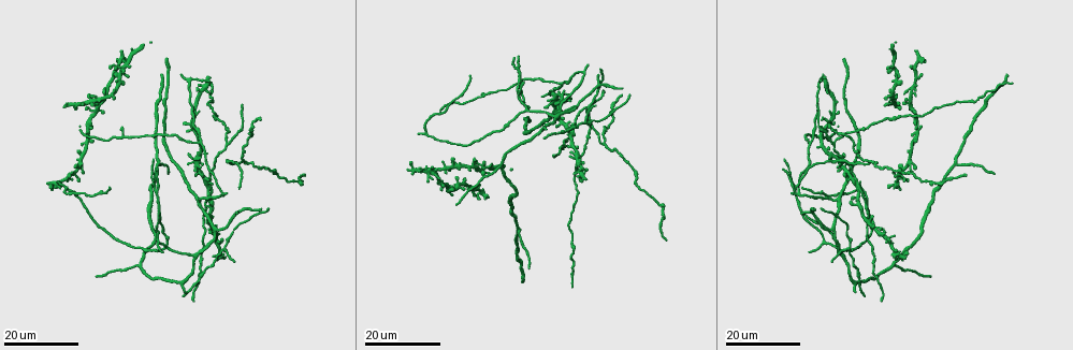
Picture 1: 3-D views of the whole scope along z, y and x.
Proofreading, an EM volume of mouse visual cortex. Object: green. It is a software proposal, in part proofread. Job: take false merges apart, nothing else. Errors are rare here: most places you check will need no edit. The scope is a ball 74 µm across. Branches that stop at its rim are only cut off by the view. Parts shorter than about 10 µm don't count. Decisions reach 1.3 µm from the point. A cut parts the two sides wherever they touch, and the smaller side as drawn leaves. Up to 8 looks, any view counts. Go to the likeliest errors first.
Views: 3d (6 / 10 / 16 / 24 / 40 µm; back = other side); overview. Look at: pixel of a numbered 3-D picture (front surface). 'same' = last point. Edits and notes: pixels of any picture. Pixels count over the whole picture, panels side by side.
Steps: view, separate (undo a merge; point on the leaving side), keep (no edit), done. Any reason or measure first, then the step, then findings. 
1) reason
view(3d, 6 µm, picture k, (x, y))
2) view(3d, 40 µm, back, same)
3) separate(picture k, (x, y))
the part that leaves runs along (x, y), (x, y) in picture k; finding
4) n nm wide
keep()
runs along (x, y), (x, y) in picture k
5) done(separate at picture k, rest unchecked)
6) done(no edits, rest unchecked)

three-way junction
view(3d, 24 µm, picture 1, (834, 143))

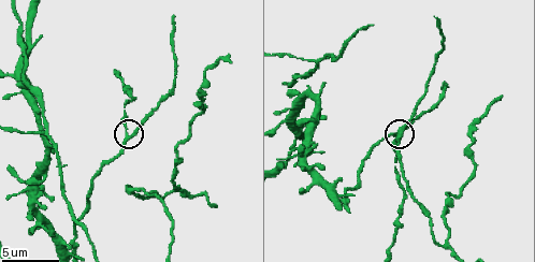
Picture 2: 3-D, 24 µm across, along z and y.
closer look
view(3d, 10 µm, picture 2, (128, 136))

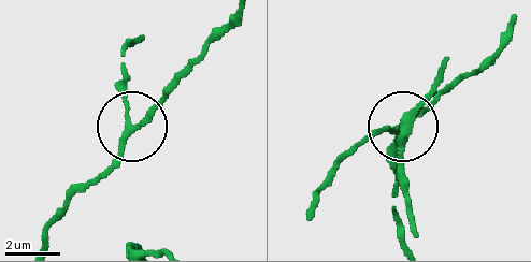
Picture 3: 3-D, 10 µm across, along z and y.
side arm 14 µm
keep()
runs along (311, 207), (343, 159), (445, 92) in picture 3; one cell here

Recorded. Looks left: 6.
branch point
view(3d, 10 µm, picture 2, (445, 245))

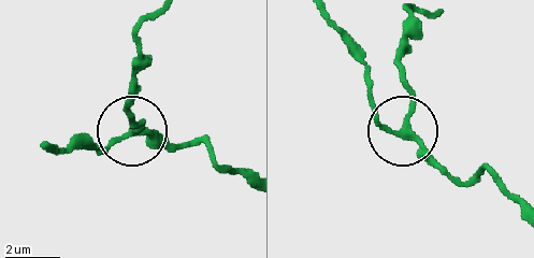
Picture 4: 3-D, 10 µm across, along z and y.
3 arms
keep()
continuous, no second cell

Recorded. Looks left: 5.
three-way junction
view(3d, 24 µm, picture 1, (138, 265))

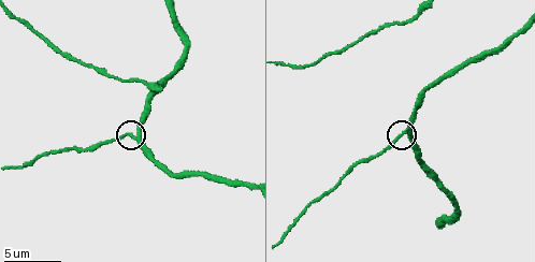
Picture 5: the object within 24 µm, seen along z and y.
view(3d, 10 µm, picture 5, (406, 130))

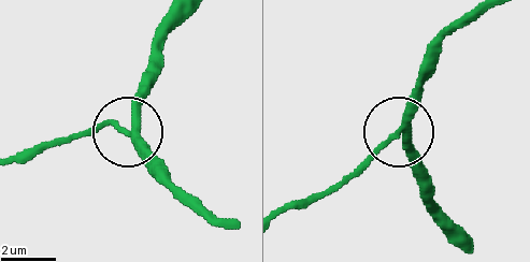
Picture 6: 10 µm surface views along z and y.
270 nm wide
keep()
runs along (203, 213), (119, 128), (105, 122), (73, 136) in picture 6; continuous, no second cell

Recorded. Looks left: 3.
thin arm on a thick one
view(3d, 16 µm, picture 2, (314, 60))

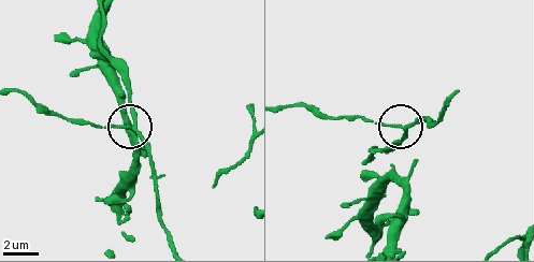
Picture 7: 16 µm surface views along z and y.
3 arms
keep()
runs along (171, 241), (146, 142), (129, 129), (74, 124) in picture 7; continuous, no second cell

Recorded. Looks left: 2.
done(no edits, rest unchecked)

